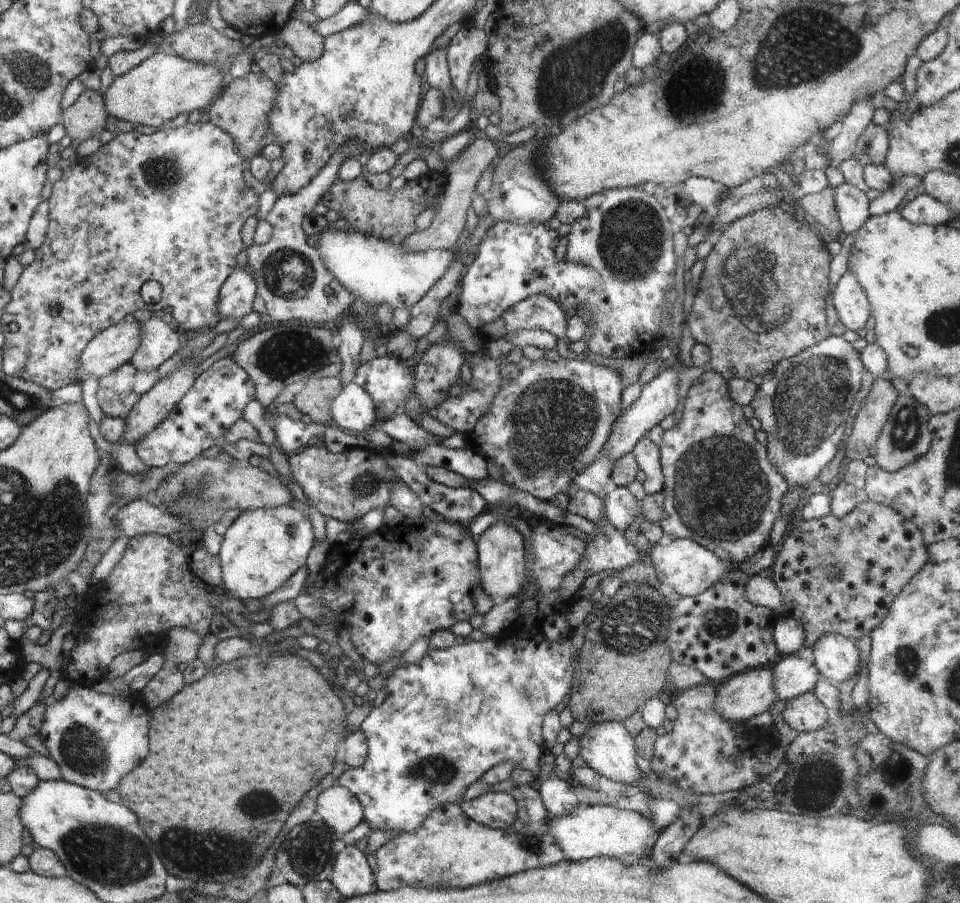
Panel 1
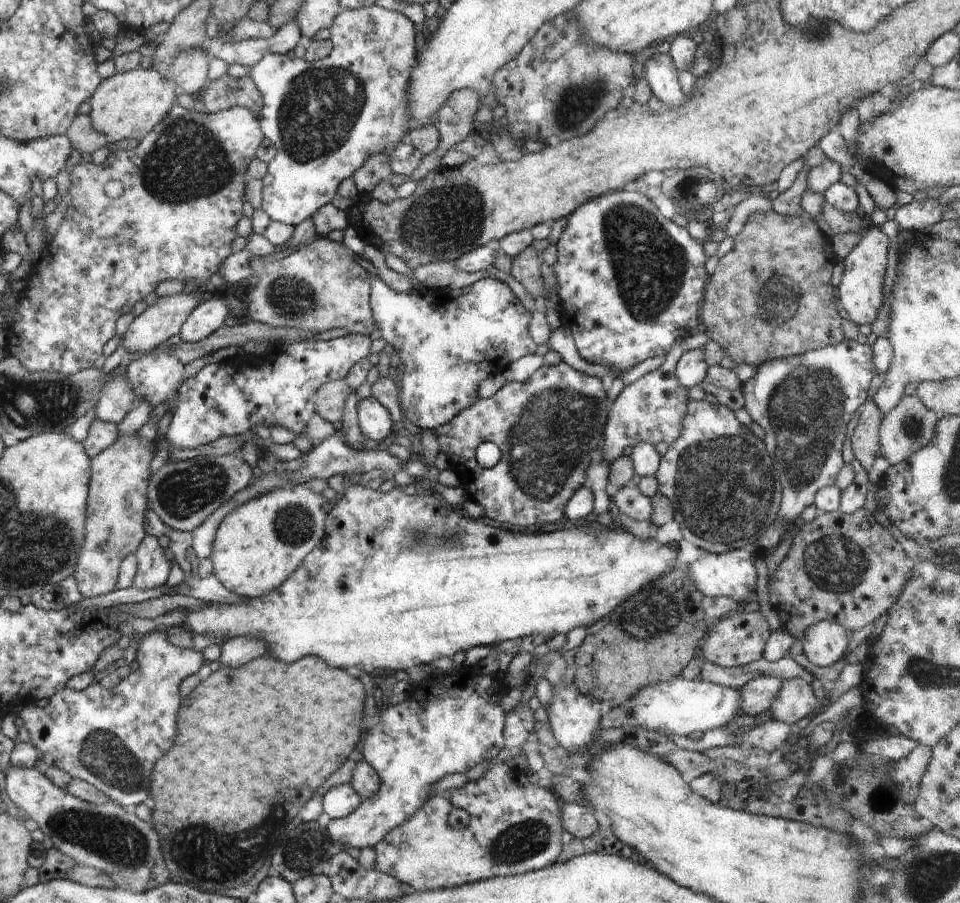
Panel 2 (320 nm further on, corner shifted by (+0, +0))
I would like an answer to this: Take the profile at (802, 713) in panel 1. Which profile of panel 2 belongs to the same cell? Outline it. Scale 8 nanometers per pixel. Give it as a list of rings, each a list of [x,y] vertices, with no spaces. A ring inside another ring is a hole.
[[[789,678],[782,681],[778,694],[774,697],[771,707],[774,720],[779,720],[789,726],[796,725],[820,705],[811,683],[799,678]]]

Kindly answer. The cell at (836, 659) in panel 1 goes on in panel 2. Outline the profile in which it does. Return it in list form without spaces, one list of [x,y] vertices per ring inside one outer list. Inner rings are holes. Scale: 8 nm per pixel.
[[[815,622],[805,630],[803,652],[816,666],[830,666],[847,654],[849,633],[837,622]]]

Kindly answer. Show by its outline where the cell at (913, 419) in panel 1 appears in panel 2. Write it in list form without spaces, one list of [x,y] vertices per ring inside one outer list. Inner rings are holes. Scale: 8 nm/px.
[[[903,395],[900,402],[890,412],[887,412],[881,420],[879,428],[879,443],[882,456],[891,465],[901,463],[914,452],[926,446],[935,435],[935,428],[940,415],[926,408],[918,395]]]

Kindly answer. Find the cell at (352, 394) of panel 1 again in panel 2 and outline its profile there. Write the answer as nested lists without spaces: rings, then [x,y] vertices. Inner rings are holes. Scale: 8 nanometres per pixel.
[[[365,397],[358,401],[359,426],[366,438],[376,442],[384,440],[392,430],[392,416],[389,409],[374,397]]]

